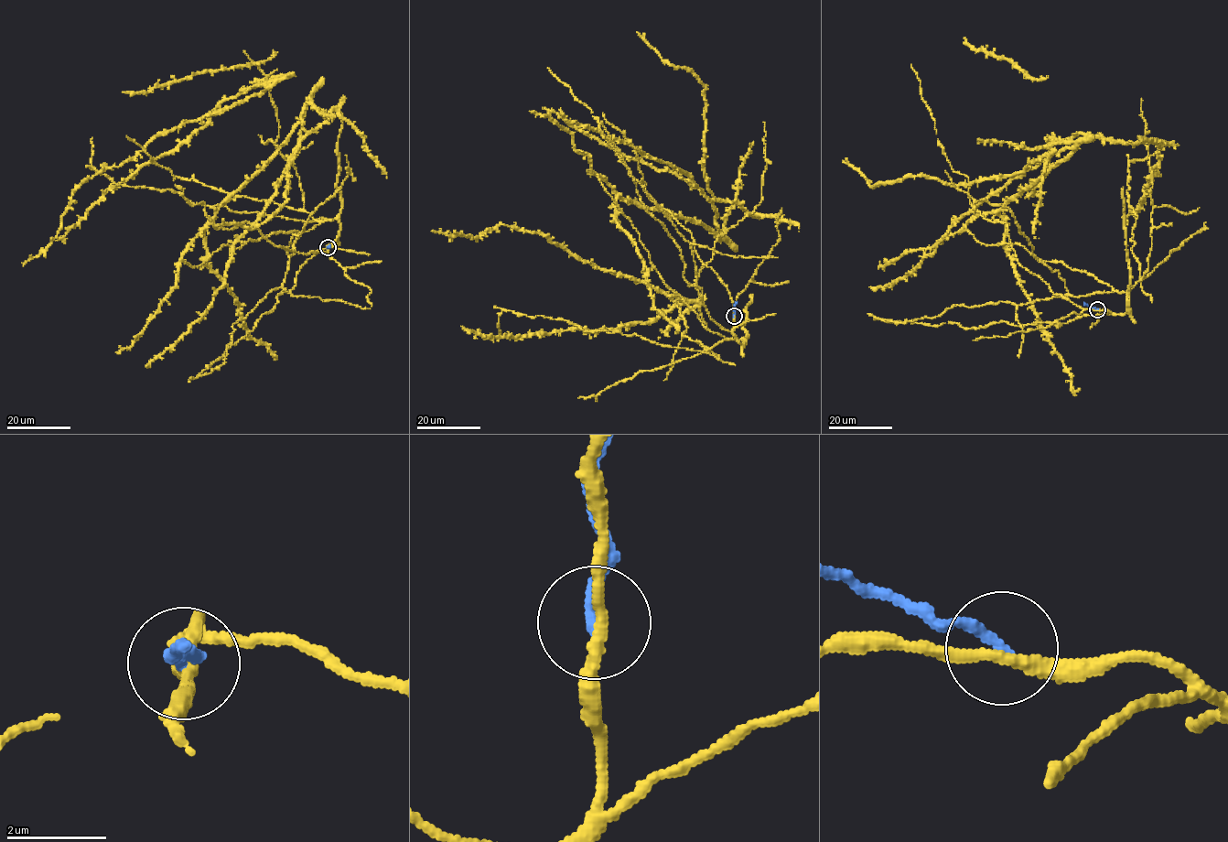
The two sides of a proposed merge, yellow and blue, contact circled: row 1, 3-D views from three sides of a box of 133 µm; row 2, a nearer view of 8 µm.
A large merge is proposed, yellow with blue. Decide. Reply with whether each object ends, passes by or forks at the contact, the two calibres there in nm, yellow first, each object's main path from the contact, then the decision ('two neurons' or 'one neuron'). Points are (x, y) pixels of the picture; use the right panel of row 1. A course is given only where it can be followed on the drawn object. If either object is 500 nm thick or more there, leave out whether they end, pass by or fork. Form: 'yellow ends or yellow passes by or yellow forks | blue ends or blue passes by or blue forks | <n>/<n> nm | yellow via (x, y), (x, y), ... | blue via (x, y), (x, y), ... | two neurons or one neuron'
yellow passes by | blue ends | 240/240 nm | yellow via (1097, 309), (1122, 315), (1128, 291), (1001, 242), (998, 210), (1066, 148), (952, 224), (912, 273), (869, 287) | blue via (1097, 309), (1083, 302) | two neurons

